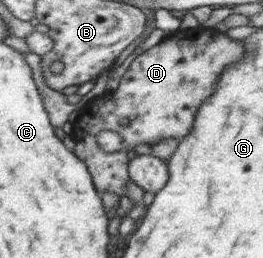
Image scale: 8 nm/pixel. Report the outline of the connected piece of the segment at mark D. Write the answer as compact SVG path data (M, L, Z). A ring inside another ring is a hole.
M176 31L170 36L164 37L158 45L145 51L131 63L129 69L123 77L120 78L118 88L115 91L105 92L104 96L93 98L87 103L85 109L78 113L71 136L78 143L75 145L75 155L85 162L87 170L94 174L95 185L98 186L99 193L111 191L119 196L126 195L127 184L130 182L128 174L128 163L130 159L127 154L134 151L135 146L141 144L159 144L163 140L171 138L180 140L191 134L191 128L194 127L197 113L200 105L207 99L210 99L216 91L219 74L227 70L229 66L237 64L243 60L245 49L243 43L235 39L229 39L225 35L213 35L213 37L195 37L195 33L182 33ZM121 119L127 119L128 125L123 125ZM101 131L113 131L119 133L123 139L124 147L121 151L107 153L101 150L97 144L97 133Z

